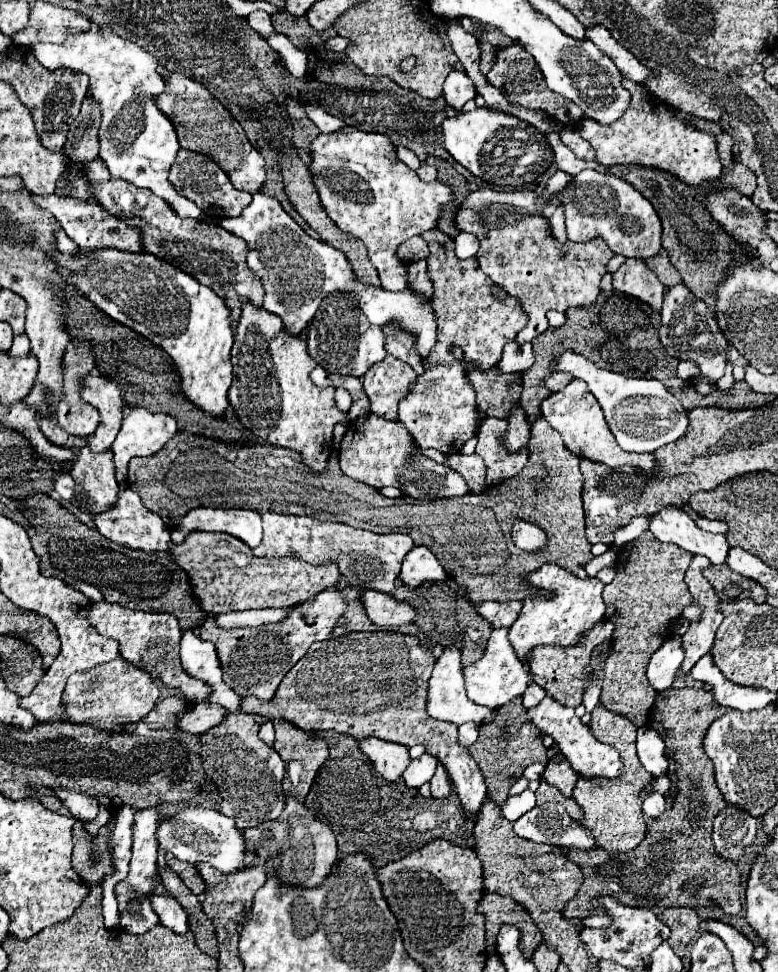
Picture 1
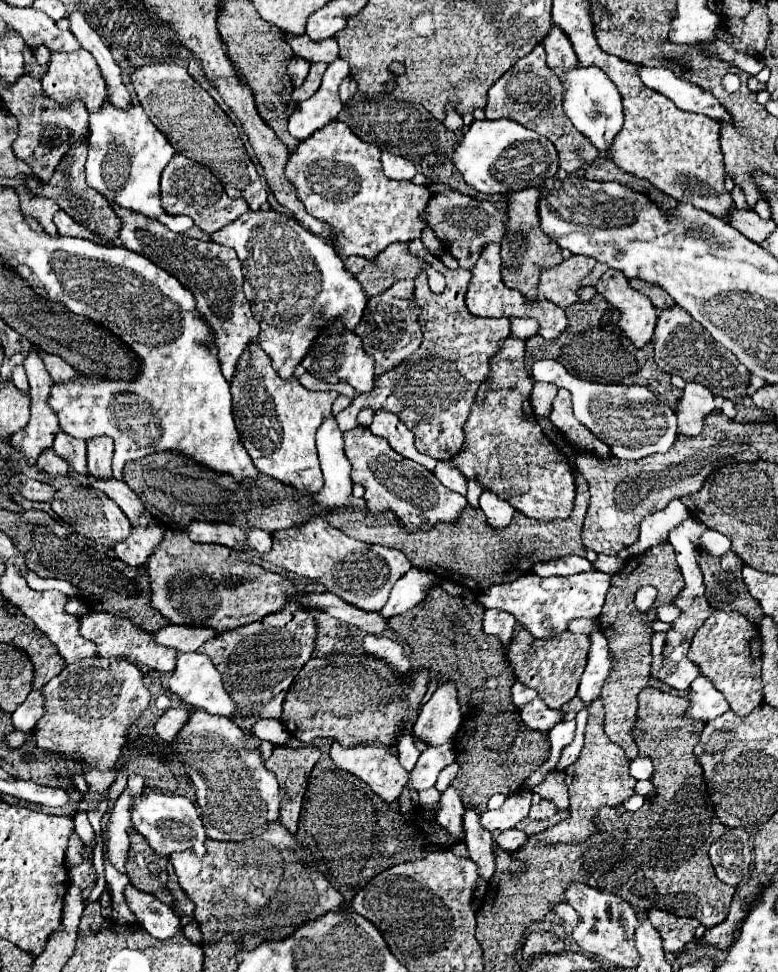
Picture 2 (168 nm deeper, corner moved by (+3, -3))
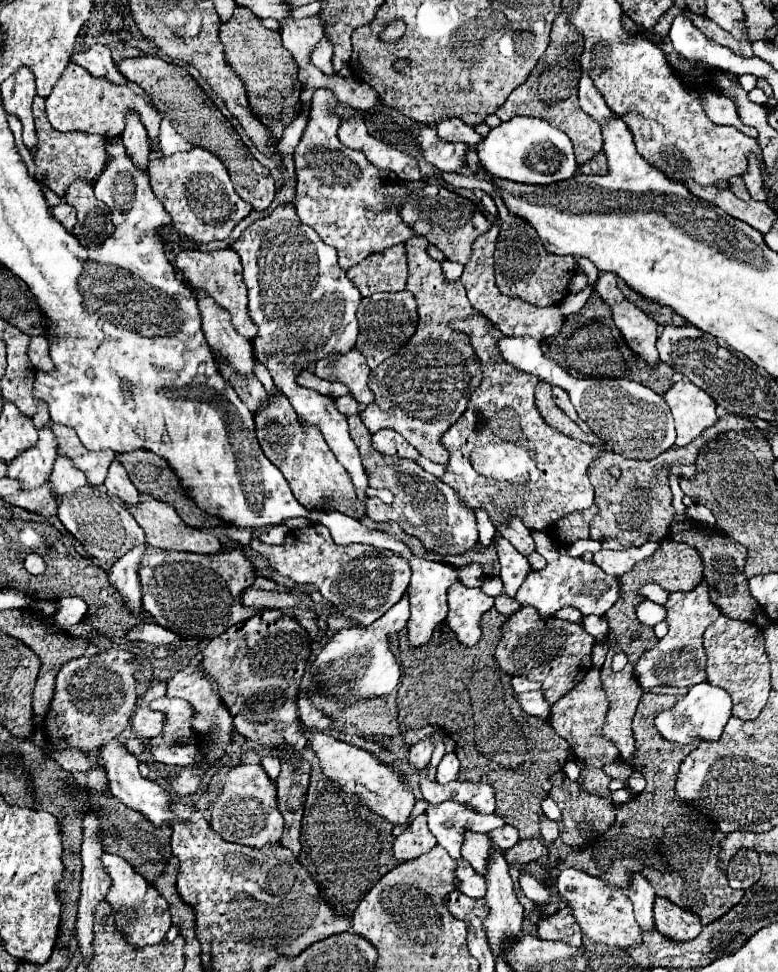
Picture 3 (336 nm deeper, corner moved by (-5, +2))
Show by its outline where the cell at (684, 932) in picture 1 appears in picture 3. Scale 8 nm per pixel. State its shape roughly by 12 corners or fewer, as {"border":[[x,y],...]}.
{"border":[[655,898],[657,932],[675,942],[697,938],[699,916]]}

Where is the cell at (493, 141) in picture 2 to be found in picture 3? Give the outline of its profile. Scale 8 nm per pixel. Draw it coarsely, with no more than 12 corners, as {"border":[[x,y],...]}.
{"border":[[541,118],[491,128],[489,176],[551,184],[577,170],[569,136]]}

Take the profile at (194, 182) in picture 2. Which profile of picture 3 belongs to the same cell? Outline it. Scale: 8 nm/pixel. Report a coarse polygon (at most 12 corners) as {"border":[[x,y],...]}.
{"border":[[203,148],[151,160],[171,226],[227,240],[251,204]]}

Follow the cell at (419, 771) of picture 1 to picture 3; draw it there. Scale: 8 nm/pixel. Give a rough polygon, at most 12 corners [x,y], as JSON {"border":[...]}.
{"border":[[449,752],[437,766],[437,782],[447,784],[459,772],[457,754]]}

